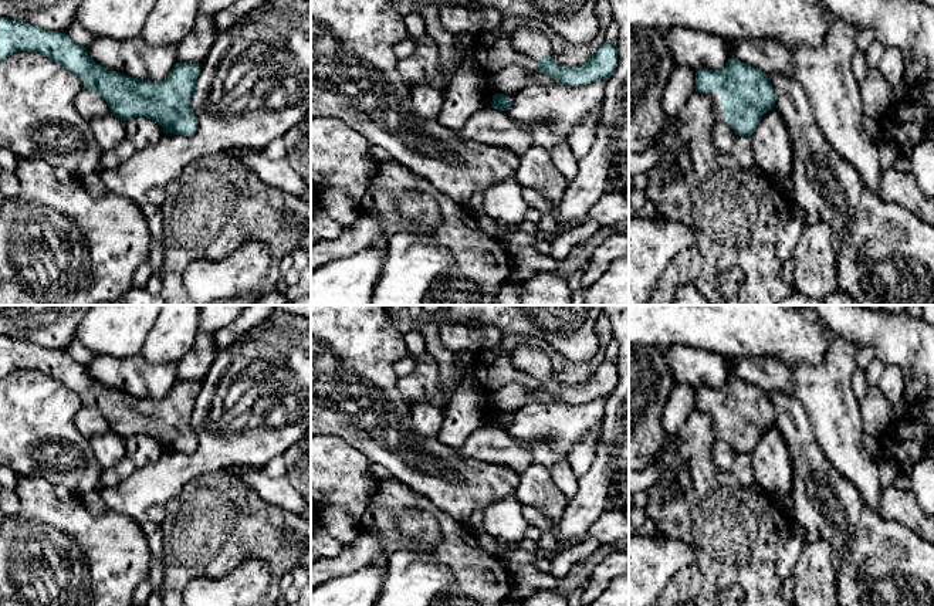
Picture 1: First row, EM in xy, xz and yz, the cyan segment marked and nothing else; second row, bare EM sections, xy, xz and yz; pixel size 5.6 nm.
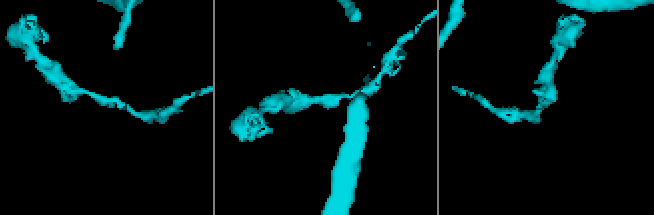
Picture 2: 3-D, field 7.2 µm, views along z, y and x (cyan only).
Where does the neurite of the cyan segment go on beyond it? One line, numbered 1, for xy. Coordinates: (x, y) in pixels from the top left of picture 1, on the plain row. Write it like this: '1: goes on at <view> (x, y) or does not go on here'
1: does not go on here

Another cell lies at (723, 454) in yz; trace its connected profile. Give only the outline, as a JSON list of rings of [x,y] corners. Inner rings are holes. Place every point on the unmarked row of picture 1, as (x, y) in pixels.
[[[715,440],[713,444],[711,456],[713,456],[714,464],[720,470],[731,471],[737,453],[730,447],[728,443]]]

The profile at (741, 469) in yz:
[[[737,454],[731,473],[744,487],[754,487],[757,484],[751,464],[751,454]]]

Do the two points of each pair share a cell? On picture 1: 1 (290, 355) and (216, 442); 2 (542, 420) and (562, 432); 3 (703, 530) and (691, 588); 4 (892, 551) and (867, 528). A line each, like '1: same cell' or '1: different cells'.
1: same cell
2: same cell
3: same cell
4: same cell

